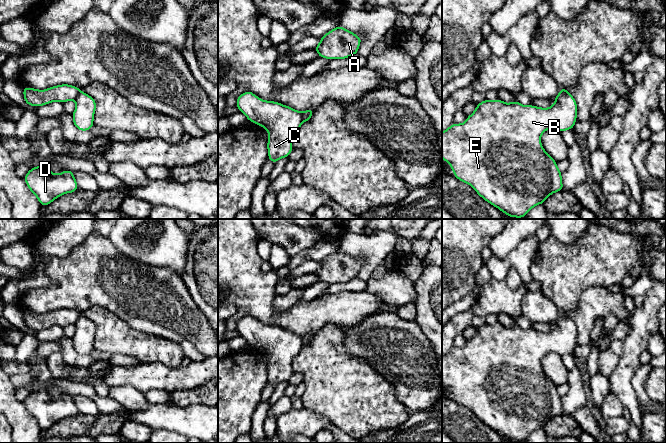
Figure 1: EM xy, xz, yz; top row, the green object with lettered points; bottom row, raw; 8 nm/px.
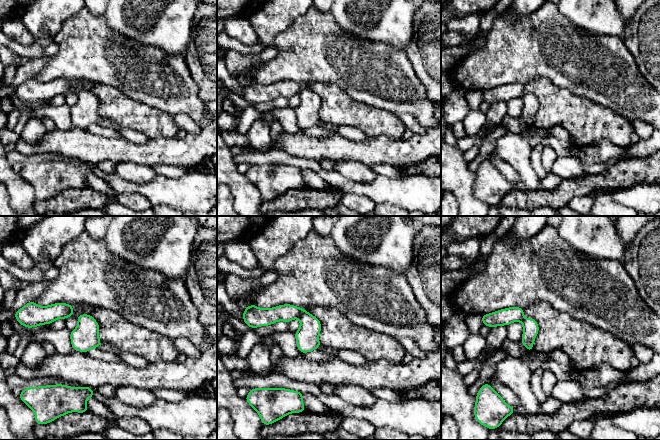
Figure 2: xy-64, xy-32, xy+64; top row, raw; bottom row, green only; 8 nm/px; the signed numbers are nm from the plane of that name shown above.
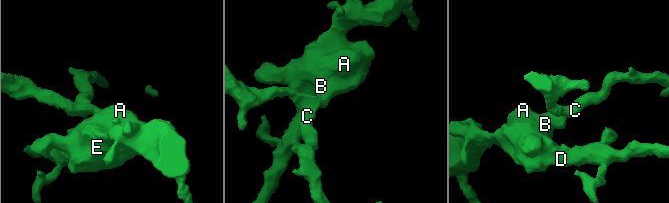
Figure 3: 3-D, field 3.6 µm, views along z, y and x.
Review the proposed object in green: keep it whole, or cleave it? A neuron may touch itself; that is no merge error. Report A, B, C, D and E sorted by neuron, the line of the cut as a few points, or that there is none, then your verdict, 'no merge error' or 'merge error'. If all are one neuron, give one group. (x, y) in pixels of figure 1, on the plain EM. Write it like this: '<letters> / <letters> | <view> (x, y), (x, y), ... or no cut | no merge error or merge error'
A B D E / C | xz (300, 336), (303, 345) | merge error

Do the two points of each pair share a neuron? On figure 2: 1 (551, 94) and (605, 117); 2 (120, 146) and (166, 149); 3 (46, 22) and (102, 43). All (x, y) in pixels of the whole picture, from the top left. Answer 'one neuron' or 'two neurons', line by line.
1: one neuron
2: one neuron
3: two neurons

